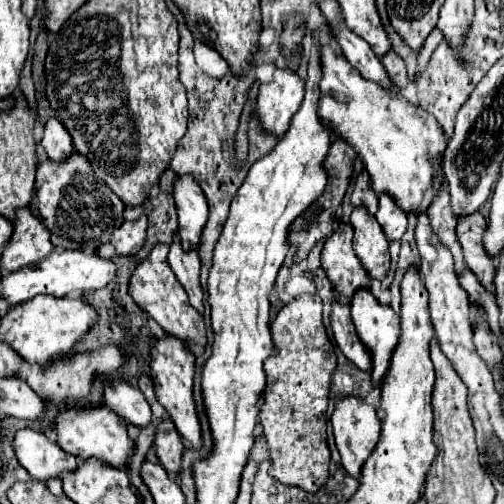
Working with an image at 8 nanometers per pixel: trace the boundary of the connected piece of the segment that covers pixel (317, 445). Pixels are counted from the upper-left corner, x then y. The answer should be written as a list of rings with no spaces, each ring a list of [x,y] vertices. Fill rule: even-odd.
[[[316,294],[296,296],[290,304],[284,304],[276,318],[270,324],[272,338],[278,348],[278,354],[266,360],[266,390],[264,390],[264,406],[260,410],[260,426],[262,436],[268,444],[272,464],[270,476],[284,486],[298,486],[306,492],[316,492],[328,478],[330,450],[326,444],[326,408],[328,408],[328,390],[330,378],[336,366],[334,346],[326,336],[326,328],[322,324],[322,300]]]

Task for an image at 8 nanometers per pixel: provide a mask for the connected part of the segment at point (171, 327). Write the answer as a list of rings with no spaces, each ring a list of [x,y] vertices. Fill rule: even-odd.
[[[156,244],[152,248],[152,252],[134,270],[134,274],[130,278],[128,292],[136,300],[136,304],[142,310],[146,310],[168,334],[174,334],[174,336],[182,338],[184,344],[188,344],[190,348],[202,350],[206,346],[206,326],[204,326],[204,318],[202,318],[202,314],[198,314],[190,306],[188,294],[184,292],[184,288],[176,280],[176,276],[170,270],[166,258],[168,258],[168,246],[166,244]]]

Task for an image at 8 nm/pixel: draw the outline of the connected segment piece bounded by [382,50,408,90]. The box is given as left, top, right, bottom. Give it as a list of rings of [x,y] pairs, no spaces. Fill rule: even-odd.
[[[390,50],[390,52],[382,58],[382,64],[384,64],[384,68],[386,68],[386,74],[388,74],[390,82],[392,82],[398,90],[404,90],[406,84],[408,84],[404,62]]]

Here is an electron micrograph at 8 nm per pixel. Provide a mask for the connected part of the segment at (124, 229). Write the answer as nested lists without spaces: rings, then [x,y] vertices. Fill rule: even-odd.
[[[142,214],[136,222],[124,222],[114,234],[110,236],[110,244],[116,248],[116,254],[132,256],[136,254],[146,240],[146,216]]]

